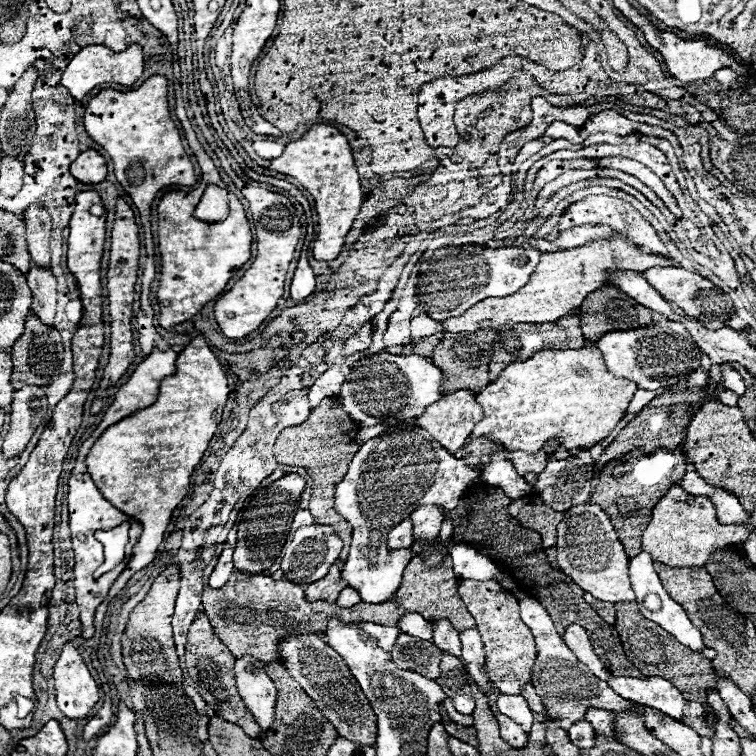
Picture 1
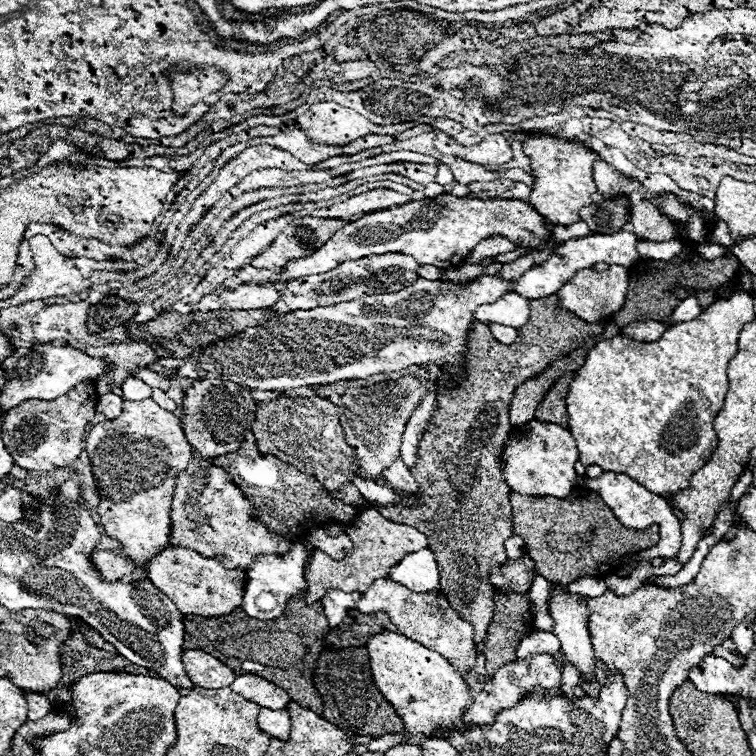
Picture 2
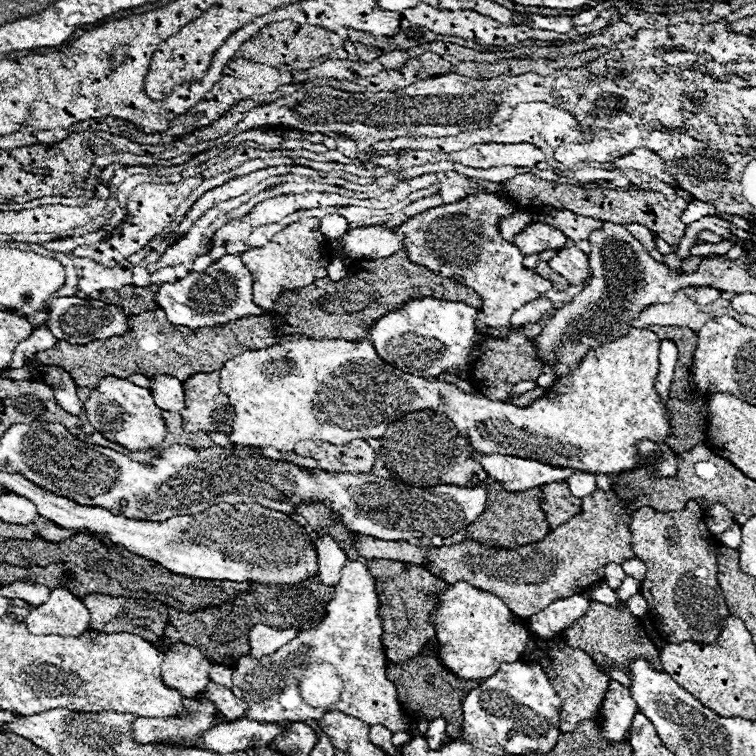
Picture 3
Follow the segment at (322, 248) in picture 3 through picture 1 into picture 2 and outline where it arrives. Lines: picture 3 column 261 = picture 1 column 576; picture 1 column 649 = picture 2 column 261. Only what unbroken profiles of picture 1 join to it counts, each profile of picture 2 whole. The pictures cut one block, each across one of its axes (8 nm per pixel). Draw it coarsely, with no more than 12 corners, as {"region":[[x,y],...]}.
{"region":[[296,218],[252,266],[280,272],[346,222]]}

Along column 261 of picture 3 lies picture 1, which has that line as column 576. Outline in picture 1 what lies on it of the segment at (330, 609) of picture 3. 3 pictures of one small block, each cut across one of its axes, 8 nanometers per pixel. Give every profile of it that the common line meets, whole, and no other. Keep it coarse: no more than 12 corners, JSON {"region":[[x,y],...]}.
{"region":[[538,600],[519,602],[538,658],[544,716],[576,724],[588,708],[632,704],[564,644]]}

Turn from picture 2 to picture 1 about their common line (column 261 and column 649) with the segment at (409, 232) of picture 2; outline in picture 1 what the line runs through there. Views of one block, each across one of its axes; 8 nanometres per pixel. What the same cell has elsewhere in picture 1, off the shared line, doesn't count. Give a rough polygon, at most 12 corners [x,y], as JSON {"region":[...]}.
{"region":[[654,266],[644,278],[706,328],[734,316],[726,292],[696,272]]}

